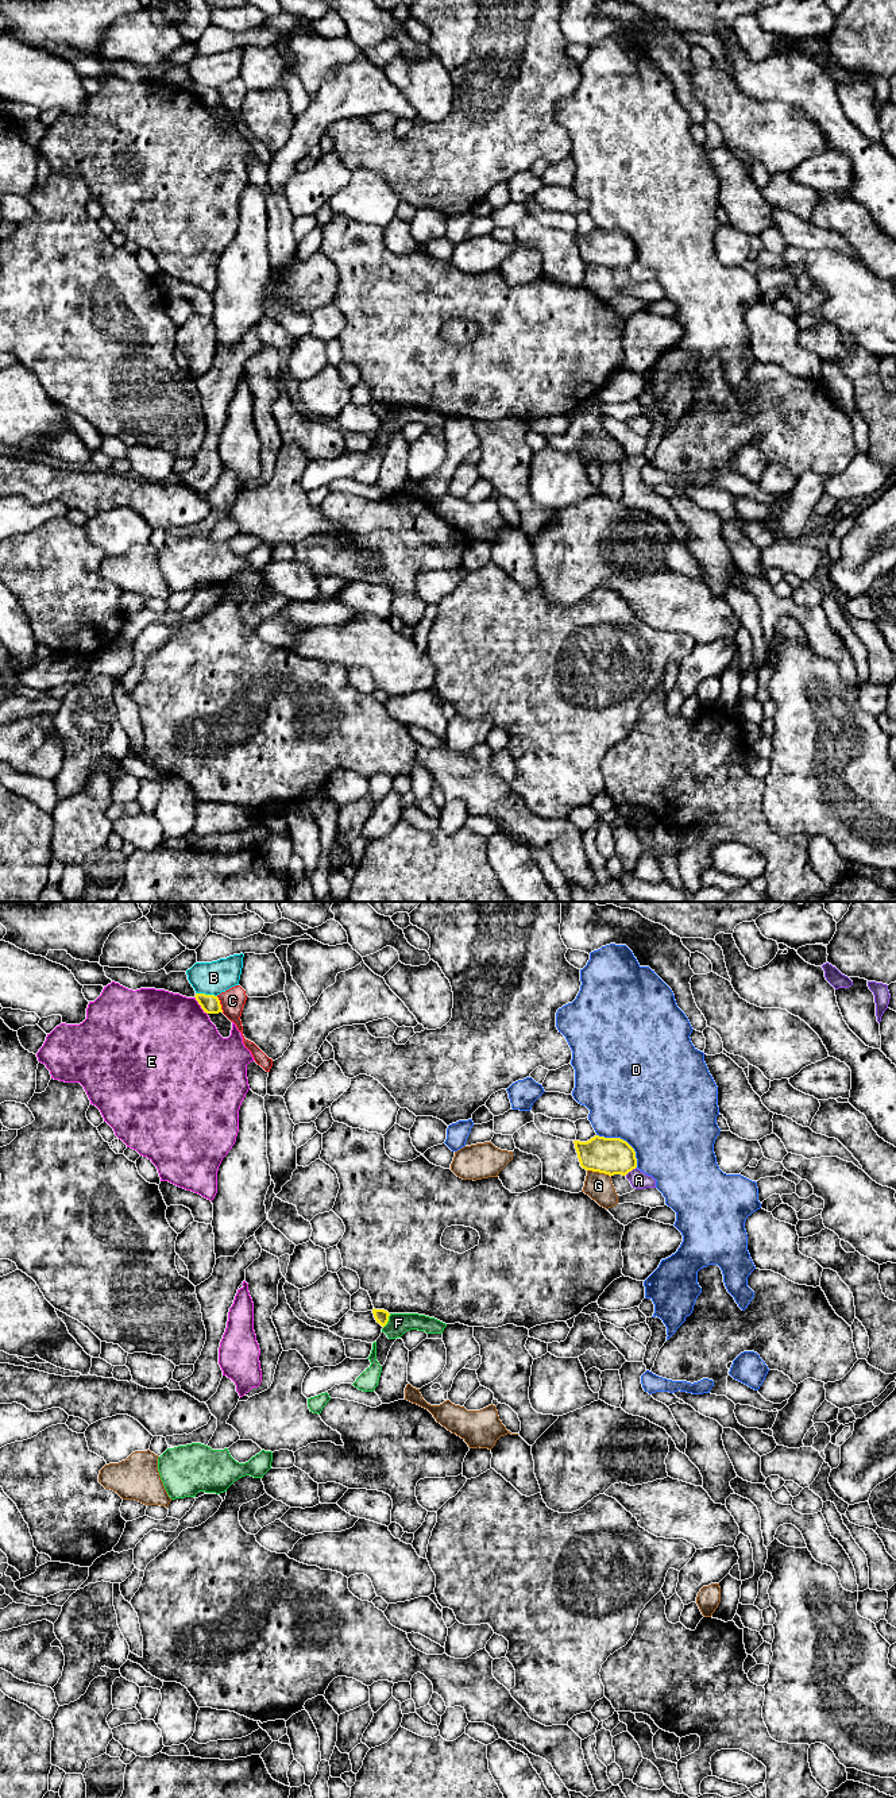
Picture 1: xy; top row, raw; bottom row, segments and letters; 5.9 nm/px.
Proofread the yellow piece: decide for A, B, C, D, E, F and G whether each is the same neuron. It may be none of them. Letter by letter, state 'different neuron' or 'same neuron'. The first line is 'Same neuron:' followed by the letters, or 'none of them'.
Same neuron: none of them
A: different neuron
B: different neuron
C: different neuron
D: different neuron
E: different neuron
F: different neuron
G: different neuron

